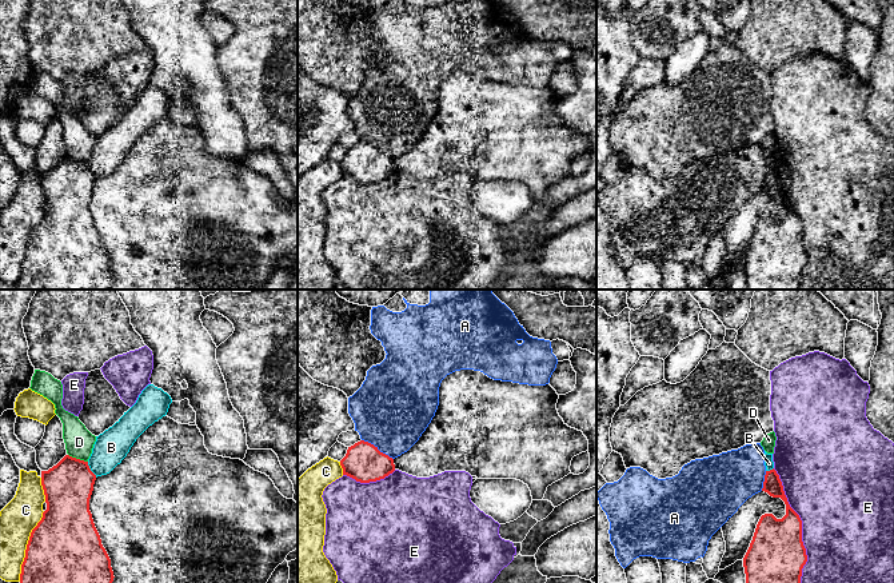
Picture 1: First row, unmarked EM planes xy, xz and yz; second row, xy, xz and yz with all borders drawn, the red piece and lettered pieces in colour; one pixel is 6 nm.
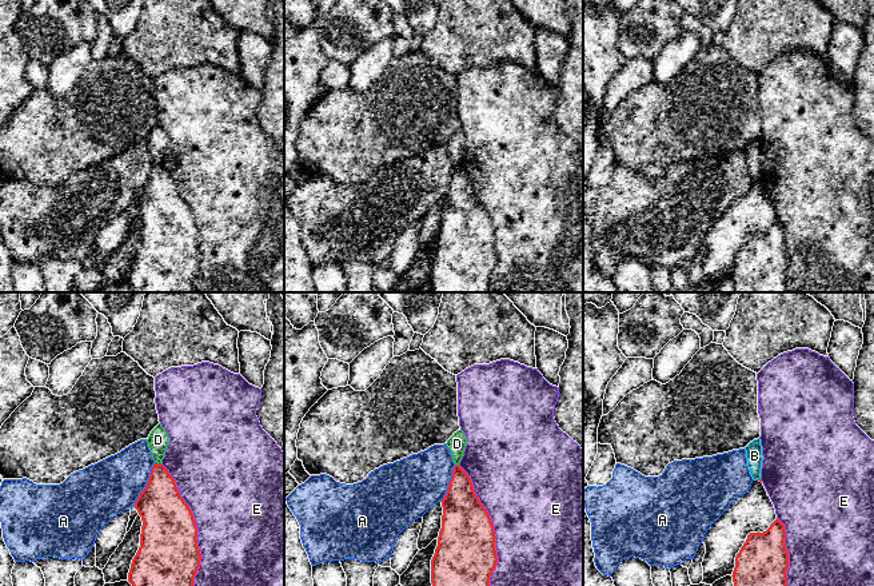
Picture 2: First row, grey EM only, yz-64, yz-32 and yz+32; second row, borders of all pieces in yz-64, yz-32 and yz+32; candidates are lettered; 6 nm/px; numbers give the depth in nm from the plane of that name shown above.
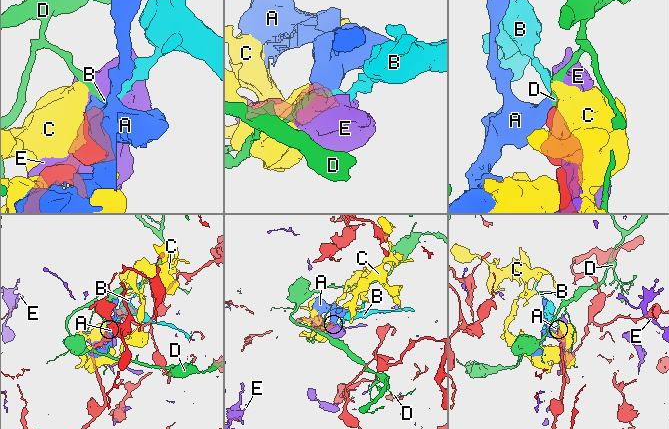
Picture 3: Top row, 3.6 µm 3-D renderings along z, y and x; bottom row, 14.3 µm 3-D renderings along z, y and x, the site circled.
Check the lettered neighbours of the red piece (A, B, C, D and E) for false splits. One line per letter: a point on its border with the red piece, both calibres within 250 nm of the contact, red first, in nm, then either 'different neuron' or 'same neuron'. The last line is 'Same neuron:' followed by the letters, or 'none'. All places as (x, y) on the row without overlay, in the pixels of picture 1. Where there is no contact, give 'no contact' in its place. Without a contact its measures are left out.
A: xz (376, 150) | 240/460 nm | different neuron
B: xy (90, 171) | 300/200 nm | different neuron
C: xy (27, 247) | 480/220 nm | different neuron
D: xy (78, 160) | 300/180 nm | different neuron
E: yz (801, 230) | 340/500 nm | different neuron
Same neuron: none

